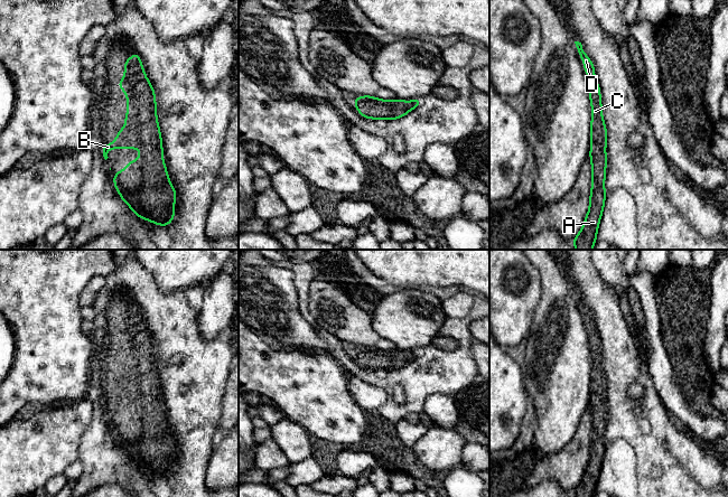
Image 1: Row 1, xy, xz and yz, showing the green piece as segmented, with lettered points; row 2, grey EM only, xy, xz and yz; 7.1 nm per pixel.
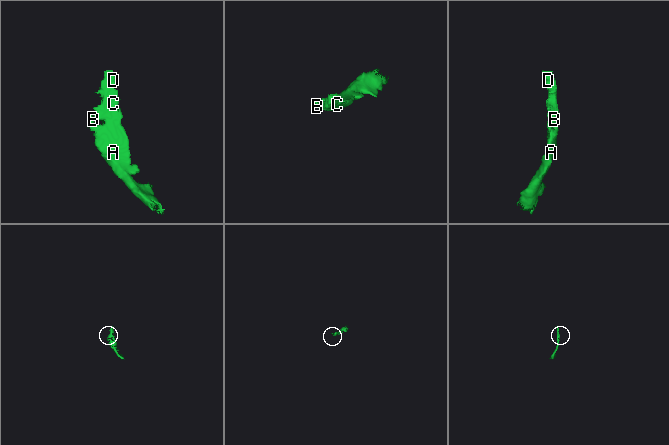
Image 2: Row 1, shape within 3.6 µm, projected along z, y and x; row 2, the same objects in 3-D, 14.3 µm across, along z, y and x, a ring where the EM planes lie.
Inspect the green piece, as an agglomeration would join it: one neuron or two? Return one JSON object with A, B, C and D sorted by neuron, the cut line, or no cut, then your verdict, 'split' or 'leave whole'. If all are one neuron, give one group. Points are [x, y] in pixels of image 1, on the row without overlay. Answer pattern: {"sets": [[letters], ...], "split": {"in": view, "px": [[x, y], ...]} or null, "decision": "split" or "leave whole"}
{"sets": [["A", "B", "C", "D"]], "split": null, "decision": "leave whole"}

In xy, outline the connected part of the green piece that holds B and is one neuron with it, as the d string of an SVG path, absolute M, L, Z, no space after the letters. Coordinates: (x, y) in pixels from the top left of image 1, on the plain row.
M132 303L130 310L124 311L123 330L118 332L118 339L124 341L128 358L124 378L118 382L113 393L103 398L103 407L106 411L111 400L139 400L140 409L128 412L125 420L120 420L116 425L112 424L114 439L119 442L122 452L125 452L139 469L149 471L167 479L175 469L176 440L169 432L167 418L164 413L162 391L157 369L157 356L155 340L147 329L141 309Z

